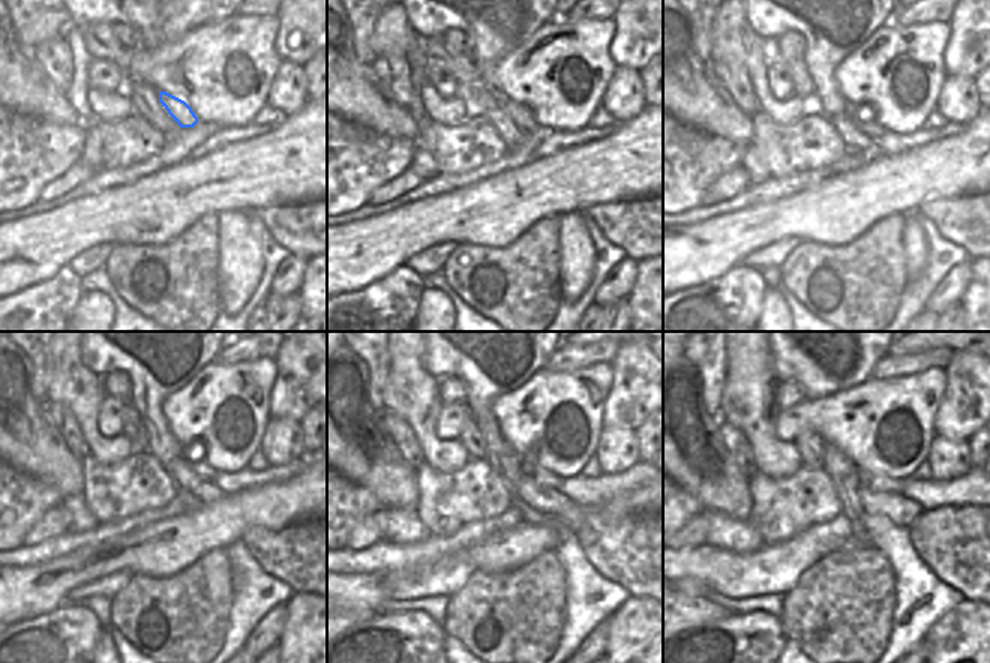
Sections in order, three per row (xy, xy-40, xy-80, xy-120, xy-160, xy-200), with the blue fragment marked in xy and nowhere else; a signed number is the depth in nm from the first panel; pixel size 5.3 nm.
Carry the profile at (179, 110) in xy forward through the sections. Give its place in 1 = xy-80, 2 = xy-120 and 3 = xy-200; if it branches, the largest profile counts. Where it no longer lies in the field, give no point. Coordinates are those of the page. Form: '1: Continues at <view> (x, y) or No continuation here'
1: Continues at xy-80 (858, 114)
2: Continues at xy-120 (201, 468)
3: Continues at xy-200 (876, 483).

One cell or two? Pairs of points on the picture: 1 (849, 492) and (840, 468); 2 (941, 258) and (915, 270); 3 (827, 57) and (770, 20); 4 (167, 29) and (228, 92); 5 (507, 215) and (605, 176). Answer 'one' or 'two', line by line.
1: one
2: two
3: one
4: two
5: one

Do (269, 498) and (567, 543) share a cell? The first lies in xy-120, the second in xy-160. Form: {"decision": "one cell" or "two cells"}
{"decision": "two cells"}

